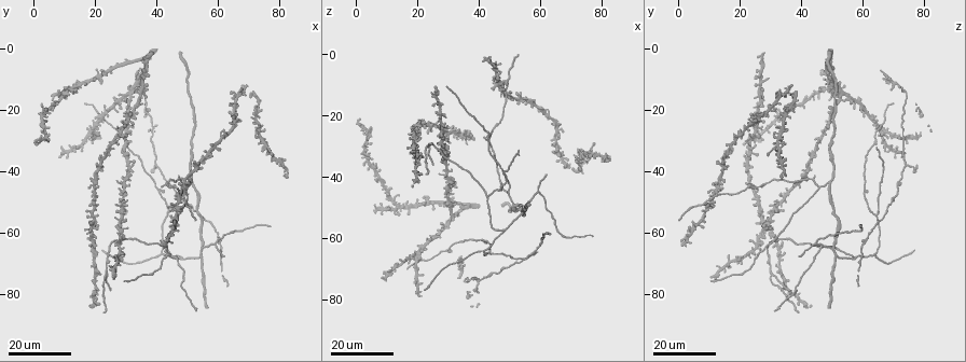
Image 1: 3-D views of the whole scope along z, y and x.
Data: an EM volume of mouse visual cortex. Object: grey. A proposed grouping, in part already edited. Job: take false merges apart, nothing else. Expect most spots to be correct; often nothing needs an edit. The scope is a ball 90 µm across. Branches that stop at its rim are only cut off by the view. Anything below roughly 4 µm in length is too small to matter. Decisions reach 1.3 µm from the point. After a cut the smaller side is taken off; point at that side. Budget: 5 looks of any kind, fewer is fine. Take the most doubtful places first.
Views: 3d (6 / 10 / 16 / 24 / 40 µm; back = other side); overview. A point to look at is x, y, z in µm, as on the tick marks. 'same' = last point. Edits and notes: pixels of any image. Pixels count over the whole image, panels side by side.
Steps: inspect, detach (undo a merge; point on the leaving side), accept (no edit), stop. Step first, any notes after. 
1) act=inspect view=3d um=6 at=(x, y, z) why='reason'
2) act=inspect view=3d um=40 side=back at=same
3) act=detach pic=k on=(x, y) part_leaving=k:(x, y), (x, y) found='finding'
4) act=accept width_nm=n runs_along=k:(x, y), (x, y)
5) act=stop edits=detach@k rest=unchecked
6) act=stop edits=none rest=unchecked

act=inspect view=3d um=24 at=(44, 55, 64) why='three-way junction'

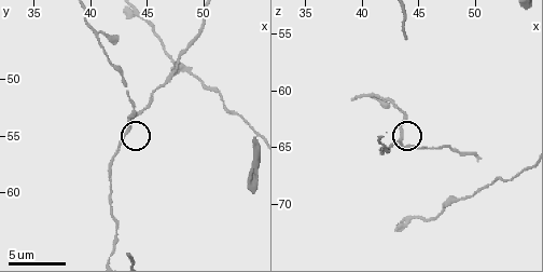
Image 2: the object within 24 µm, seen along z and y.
act=inspect view=3d um=10 at=(43.4, 54.2, 64.4)

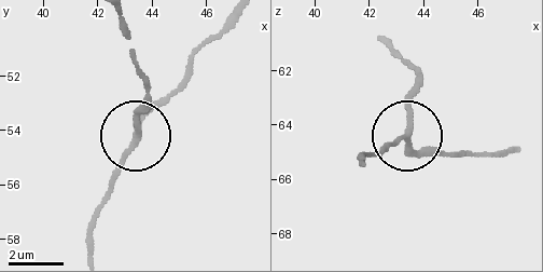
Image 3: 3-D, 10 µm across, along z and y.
act=accept side_arm_um=71 arms=3 found='continuous, no second neuron'

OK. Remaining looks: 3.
act=inspect view=3d um=24 at=(40, 38, 74) why='three arms meet'

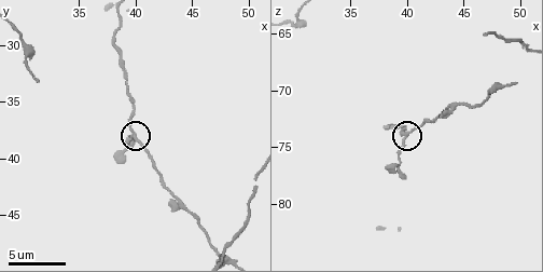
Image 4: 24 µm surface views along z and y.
act=inspect view=3d um=6 at=(39.8, 38.0, 74.4)

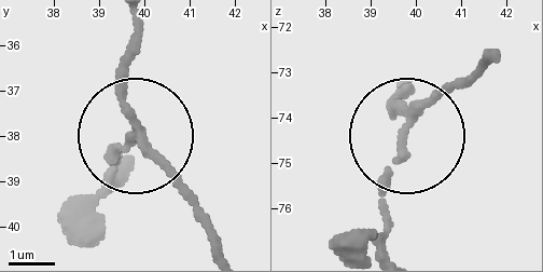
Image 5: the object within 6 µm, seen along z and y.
act=accept side_arm_um=5 found='all the same neuron'

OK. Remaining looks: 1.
act=stop edits=none rest=unchecked

